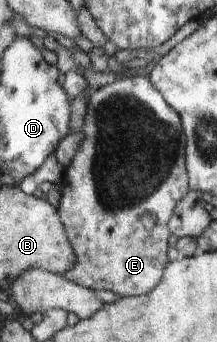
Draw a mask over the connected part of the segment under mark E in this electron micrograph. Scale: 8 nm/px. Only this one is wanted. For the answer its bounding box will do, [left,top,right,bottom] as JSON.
[60,76,190,297]

